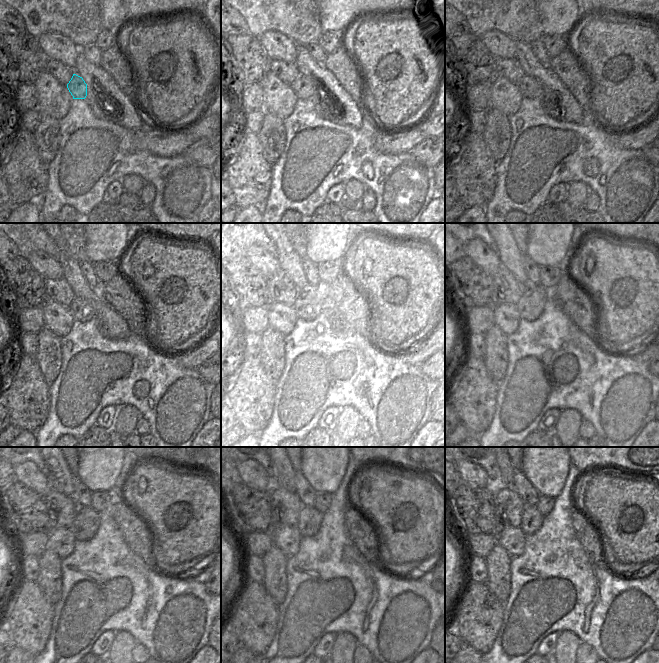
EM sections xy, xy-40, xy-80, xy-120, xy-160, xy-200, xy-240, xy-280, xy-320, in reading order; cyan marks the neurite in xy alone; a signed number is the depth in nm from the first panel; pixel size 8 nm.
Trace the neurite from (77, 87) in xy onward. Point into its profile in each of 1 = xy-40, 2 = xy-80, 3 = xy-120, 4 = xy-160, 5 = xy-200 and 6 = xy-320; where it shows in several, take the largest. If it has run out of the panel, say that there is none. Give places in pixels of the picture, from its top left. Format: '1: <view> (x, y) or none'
1: xy-40 (303, 87)
2: xy-80 (529, 87)
3: xy-120 (81, 310)
4: xy-160 (310, 302)
5: xy-200 (530, 305)
6: xy-320 (531, 519)

